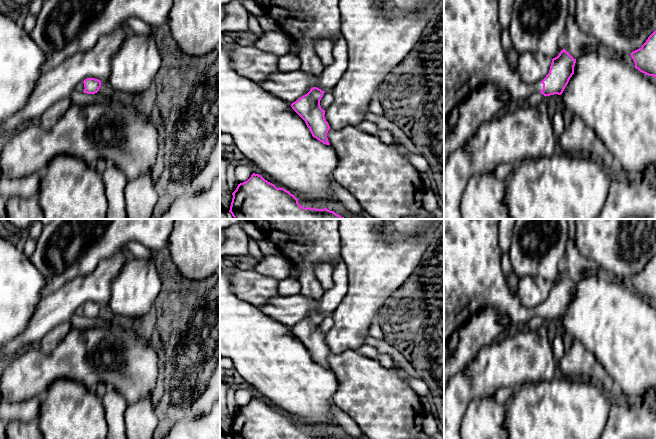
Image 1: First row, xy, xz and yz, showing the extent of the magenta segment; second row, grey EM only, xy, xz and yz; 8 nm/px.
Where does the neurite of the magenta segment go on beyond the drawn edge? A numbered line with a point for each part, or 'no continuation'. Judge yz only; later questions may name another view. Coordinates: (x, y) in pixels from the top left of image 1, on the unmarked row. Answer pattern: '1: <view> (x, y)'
1: yz (473, 278)

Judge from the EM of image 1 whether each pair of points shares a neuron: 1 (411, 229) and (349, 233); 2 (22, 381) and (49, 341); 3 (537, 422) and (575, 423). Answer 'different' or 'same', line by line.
1: different
2: different
3: same

